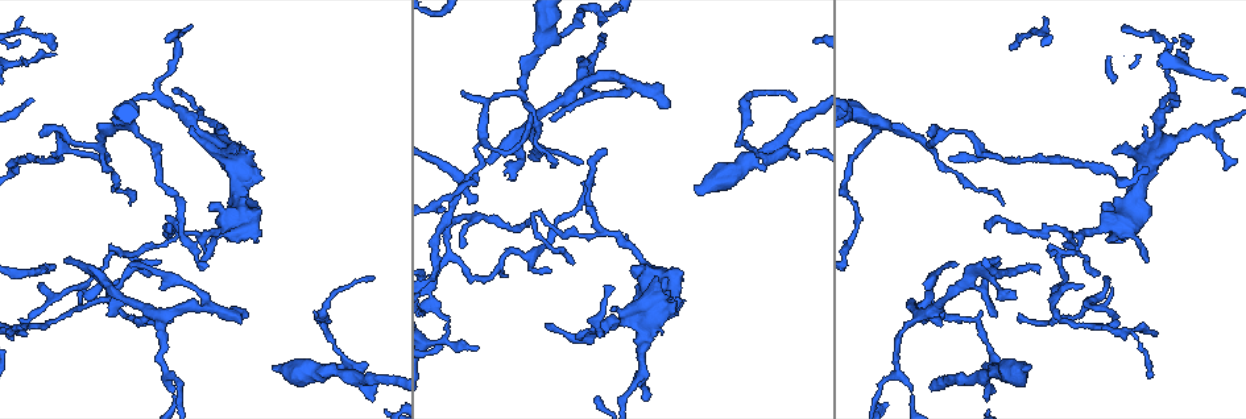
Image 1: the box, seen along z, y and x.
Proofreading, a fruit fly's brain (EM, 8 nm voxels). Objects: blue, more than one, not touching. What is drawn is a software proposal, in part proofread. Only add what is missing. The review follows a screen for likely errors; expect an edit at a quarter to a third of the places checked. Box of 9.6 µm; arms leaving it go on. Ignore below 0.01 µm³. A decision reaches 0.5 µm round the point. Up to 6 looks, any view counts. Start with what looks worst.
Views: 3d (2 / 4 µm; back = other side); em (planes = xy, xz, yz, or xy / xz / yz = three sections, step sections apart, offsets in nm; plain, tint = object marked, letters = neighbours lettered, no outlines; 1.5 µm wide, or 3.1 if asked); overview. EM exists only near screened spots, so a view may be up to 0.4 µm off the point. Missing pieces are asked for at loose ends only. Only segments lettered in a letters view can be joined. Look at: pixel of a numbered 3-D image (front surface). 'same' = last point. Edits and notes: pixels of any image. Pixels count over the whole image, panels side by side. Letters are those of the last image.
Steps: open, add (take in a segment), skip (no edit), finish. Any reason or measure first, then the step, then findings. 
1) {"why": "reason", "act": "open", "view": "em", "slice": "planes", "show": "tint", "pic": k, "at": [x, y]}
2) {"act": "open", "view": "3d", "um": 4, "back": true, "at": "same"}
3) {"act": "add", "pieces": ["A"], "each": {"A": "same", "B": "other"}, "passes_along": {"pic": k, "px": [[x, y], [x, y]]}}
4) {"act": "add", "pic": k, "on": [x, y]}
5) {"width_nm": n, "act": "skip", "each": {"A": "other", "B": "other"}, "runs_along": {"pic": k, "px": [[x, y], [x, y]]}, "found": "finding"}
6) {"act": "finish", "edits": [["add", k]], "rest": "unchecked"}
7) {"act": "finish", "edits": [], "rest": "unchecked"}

{"why": "an open end", "act": "open", "view": "em", "slice": "planes", "show": "letters", "pic": 1, "at": [108, 314]}

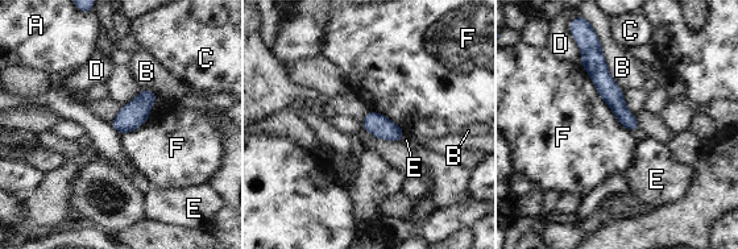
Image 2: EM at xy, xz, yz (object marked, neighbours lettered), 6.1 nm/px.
{"act": "skip", "each": {"A": "other", "B": "other", "C": "other", "D": "other", "E": "other", "F": "other"}, "runs_along": {"pic": 2, "px": [[596, 55], [602, 82], [634, 125]]}, "found": "none of them fits"}

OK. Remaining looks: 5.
{"why": "branch stops here", "act": "open", "view": "3d", "um": 2, "pic": 1, "at": [47, 271]}

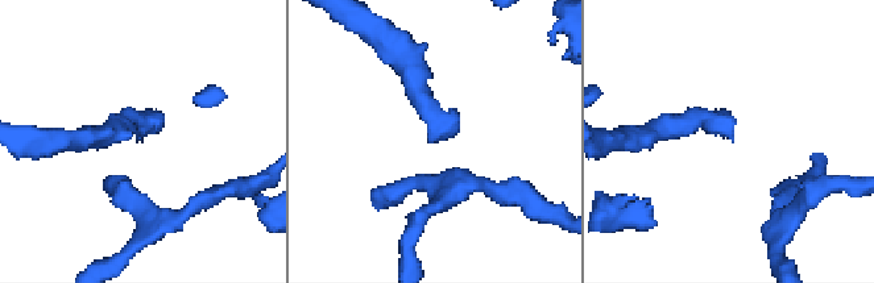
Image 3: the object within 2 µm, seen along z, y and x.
{"act": "open", "view": "em", "slice": "planes", "show": "plain", "pic": 3, "at": [733, 134]}

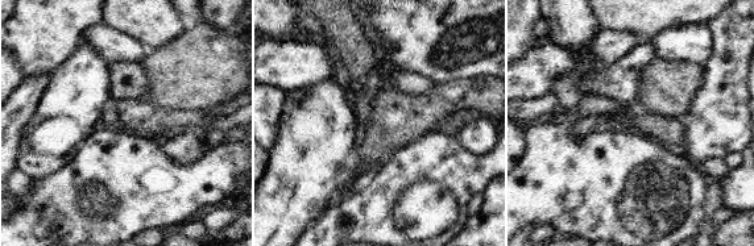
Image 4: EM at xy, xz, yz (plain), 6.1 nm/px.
{"why": "what lies round it", "act": "open", "view": "em", "slice": "planes", "show": "letters", "at": "same"}

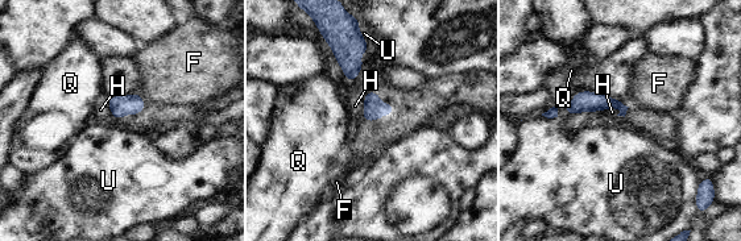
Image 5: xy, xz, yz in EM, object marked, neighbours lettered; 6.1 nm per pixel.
{"act": "skip", "each": {"F": "other", "H": "other", "Q": "other", "U": "other"}, "border": {"pic": 5, "px": [[541, 115], [557, 117]]}, "found": "none of them fits"}

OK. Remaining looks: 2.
{"why": "stops while still wide", "act": "open", "view": "3d", "um": 4, "pic": 1, "at": [1144, 127]}

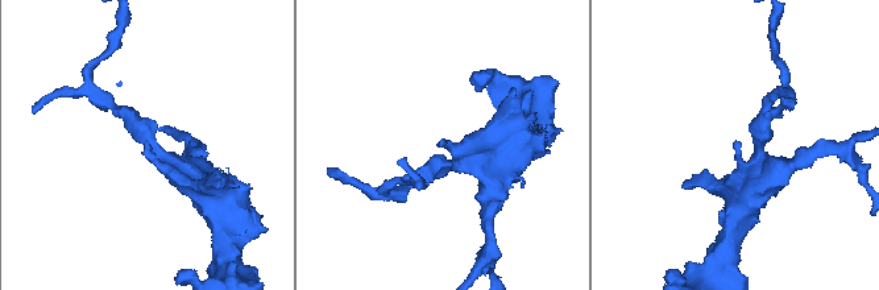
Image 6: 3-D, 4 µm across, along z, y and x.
{"why": "need the tissue", "act": "open", "view": "em", "slice": "planes", "show": "letters", "pic": 6, "at": [146, 147]}

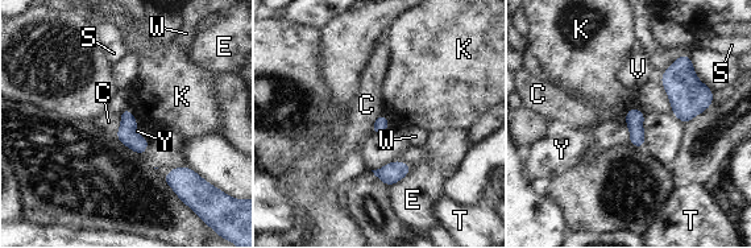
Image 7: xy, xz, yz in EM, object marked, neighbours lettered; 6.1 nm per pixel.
{"act": "skip", "each": {"C": "other", "E": "other", "K": "other", "S": "other", "T": "other", "V": "other", "W": "other", "Y": "other"}, "border": {"pic": 7, "px": [[120, 114], [120, 127], [115, 135]]}, "found": "none of them fits"}

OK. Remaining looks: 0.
{"act": "finish", "edits": [], "rest": "unchecked"}

